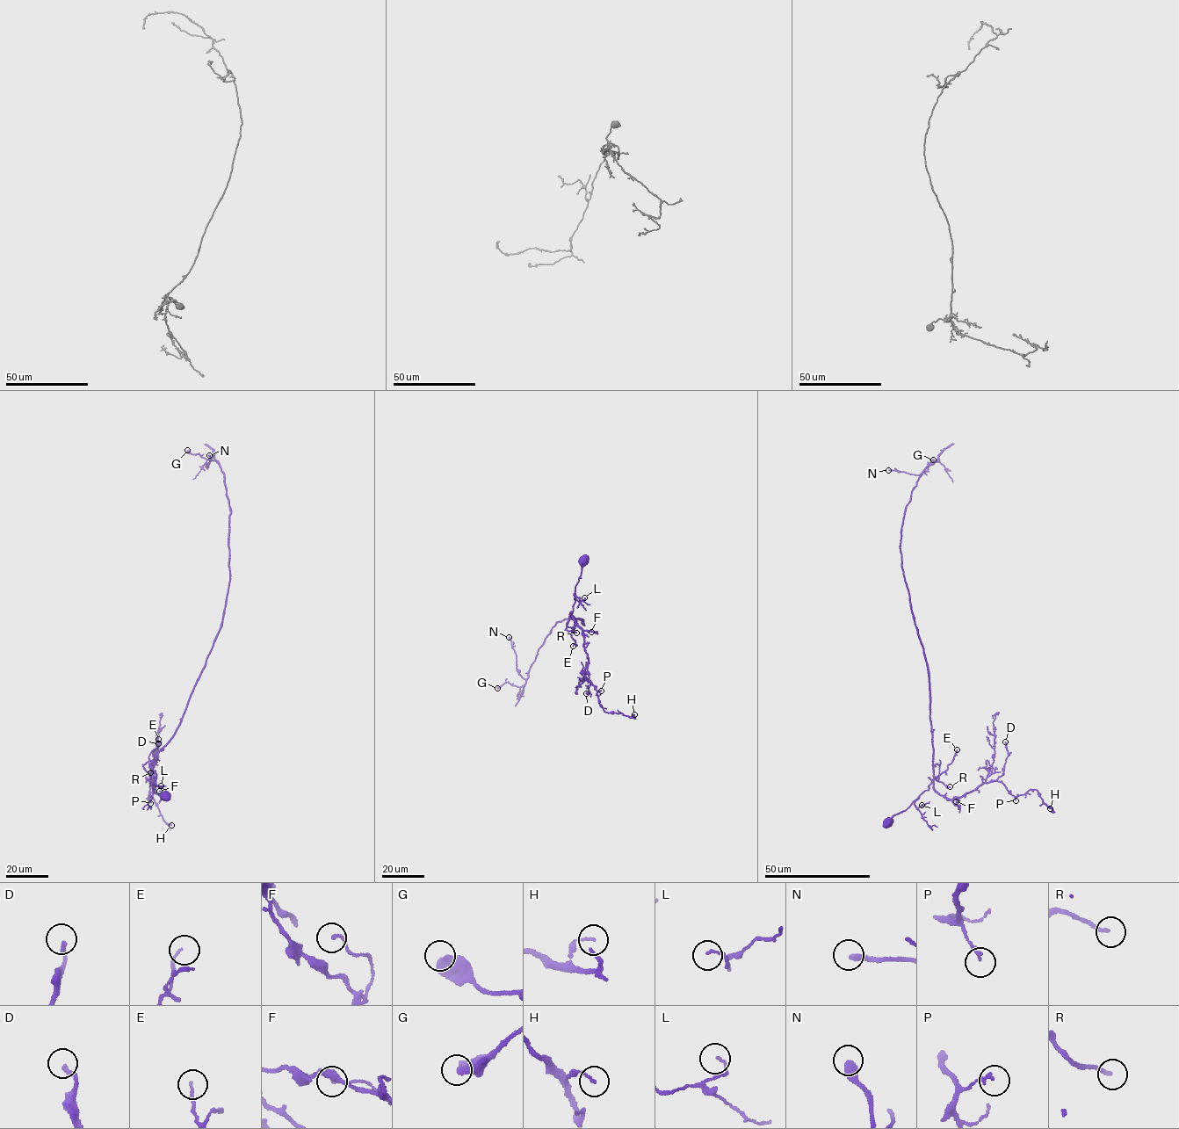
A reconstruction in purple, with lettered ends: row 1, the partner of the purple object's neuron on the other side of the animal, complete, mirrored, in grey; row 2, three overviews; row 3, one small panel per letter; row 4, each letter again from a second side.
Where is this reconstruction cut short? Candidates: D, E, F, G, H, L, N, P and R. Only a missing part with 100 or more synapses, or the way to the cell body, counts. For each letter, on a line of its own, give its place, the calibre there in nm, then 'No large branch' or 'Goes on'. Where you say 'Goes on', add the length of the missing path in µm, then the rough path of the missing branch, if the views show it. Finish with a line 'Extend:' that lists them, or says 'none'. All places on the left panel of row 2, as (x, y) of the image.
D: Place: (158, 743). Thickness 180 nm. No large branch
E: Place: (158, 739). Thickness 100 nm. No large branch
F: Place: (159, 791). Thickness 120 nm. No large branch
G: Place: (187, 450). Thickness 550 nm. No large branch
H: Place: (171, 825). Thickness 110 nm. No large branch
L: Place: (161, 785). Thickness 90 nm. No large branch
N: Place: (209, 455). Thickness 360 nm. No large branch
P: Place: (150, 803). Thickness 150 nm. No large branch
R: Place: (150, 772). Thickness 180 nm. No large branch
Extend: none

